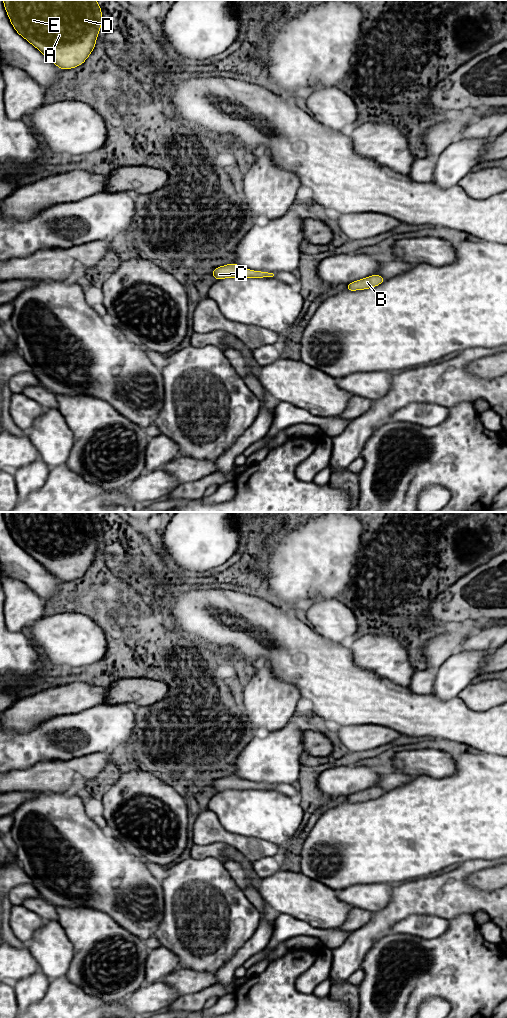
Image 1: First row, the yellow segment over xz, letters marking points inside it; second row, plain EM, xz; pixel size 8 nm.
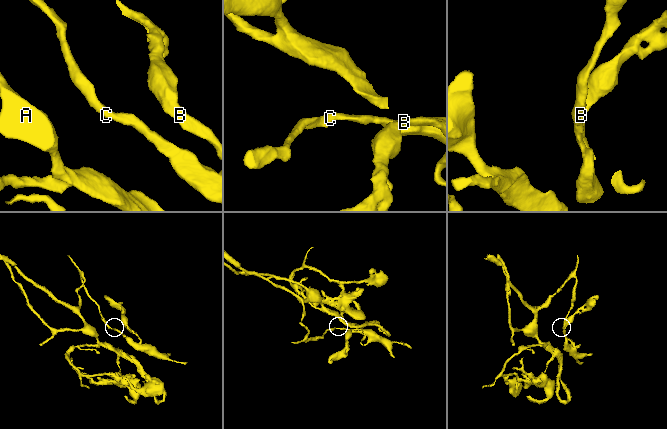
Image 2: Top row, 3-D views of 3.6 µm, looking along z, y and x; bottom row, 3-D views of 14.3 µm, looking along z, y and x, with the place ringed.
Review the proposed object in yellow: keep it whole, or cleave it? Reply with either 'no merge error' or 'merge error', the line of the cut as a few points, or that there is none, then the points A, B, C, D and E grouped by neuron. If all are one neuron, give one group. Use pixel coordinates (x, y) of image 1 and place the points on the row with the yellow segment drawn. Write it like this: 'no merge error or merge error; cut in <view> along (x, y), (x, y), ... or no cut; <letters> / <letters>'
no merge error; no cut; A B C D E

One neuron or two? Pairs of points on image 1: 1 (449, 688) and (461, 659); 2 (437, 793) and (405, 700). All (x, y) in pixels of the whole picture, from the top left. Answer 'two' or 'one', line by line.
1: one
2: two

